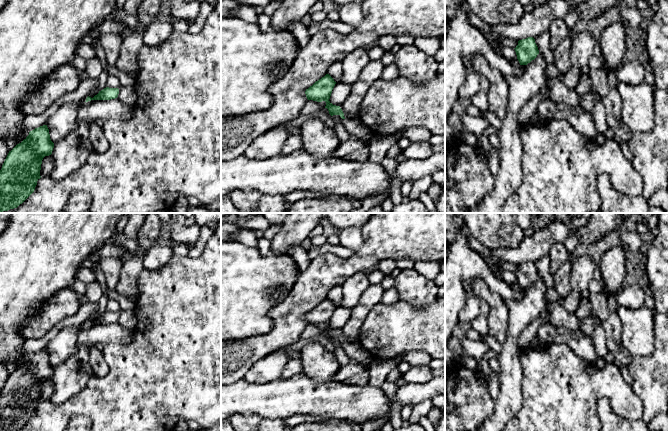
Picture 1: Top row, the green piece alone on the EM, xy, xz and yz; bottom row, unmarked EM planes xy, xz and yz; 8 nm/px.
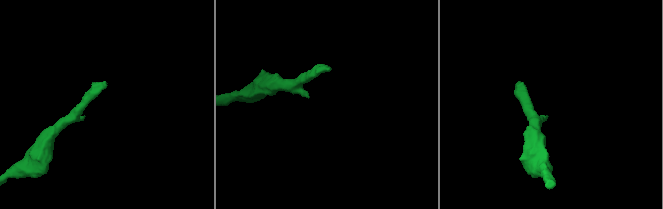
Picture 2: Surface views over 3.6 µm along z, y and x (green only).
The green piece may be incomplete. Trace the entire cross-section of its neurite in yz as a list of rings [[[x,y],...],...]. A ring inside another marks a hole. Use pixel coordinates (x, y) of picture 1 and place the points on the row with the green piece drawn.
[[[528,37],[518,41],[514,48],[520,65],[527,65],[539,54],[538,47],[533,37]]]

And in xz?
[[[326,74],[308,89],[306,89],[305,94],[308,100],[313,100],[317,102],[325,101],[325,108],[328,109],[331,116],[339,115],[342,119],[345,119],[344,113],[340,106],[333,105],[329,101],[335,84],[336,82],[334,81],[334,79],[329,74]]]

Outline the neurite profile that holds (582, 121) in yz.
[[[549,100],[540,102],[537,106],[537,115],[542,122],[553,119],[563,119],[585,137],[594,140],[599,134],[593,119],[592,112],[585,111],[581,106],[569,106]]]

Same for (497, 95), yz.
[[[481,54],[469,56],[472,71],[483,75],[489,83],[486,93],[488,111],[494,113],[503,120],[507,113],[509,86],[502,72],[492,67],[487,59]]]

